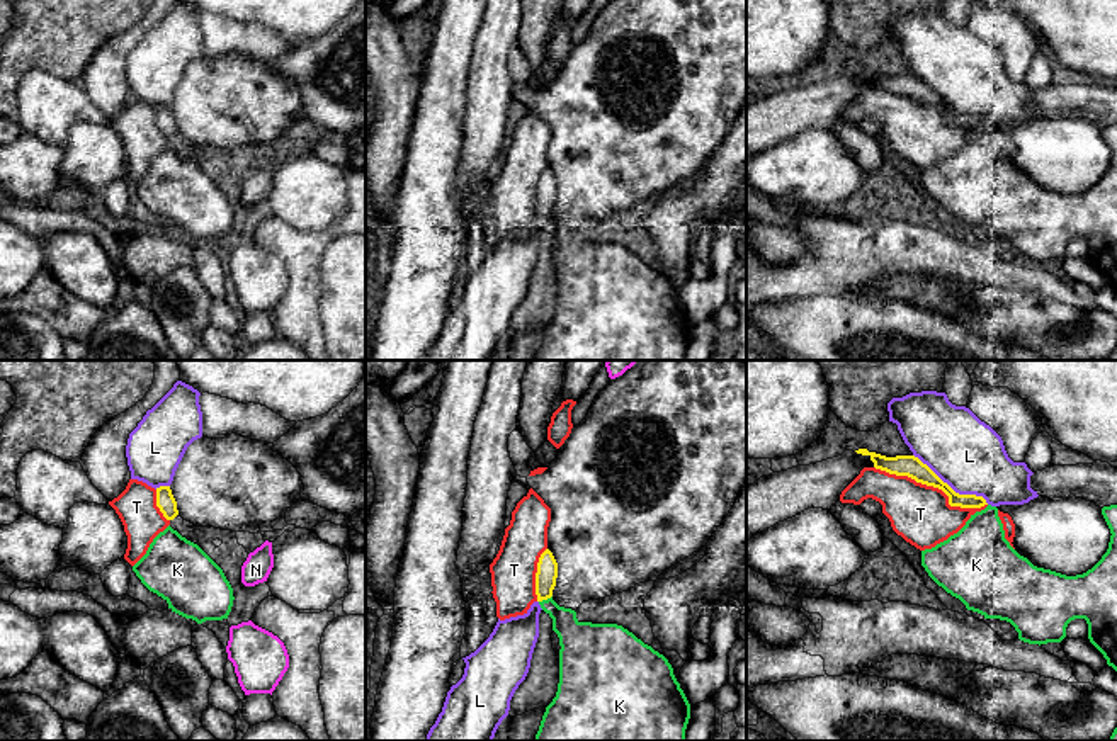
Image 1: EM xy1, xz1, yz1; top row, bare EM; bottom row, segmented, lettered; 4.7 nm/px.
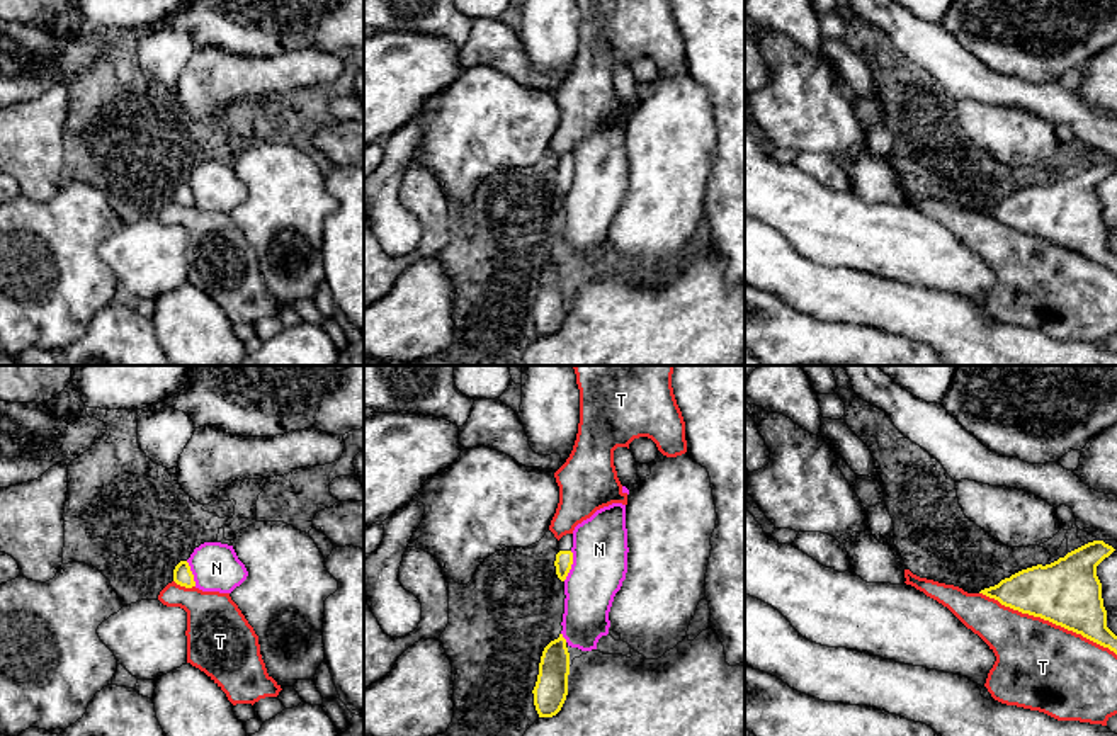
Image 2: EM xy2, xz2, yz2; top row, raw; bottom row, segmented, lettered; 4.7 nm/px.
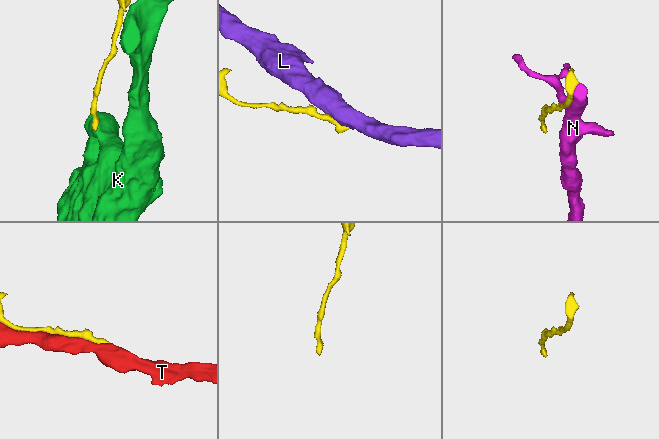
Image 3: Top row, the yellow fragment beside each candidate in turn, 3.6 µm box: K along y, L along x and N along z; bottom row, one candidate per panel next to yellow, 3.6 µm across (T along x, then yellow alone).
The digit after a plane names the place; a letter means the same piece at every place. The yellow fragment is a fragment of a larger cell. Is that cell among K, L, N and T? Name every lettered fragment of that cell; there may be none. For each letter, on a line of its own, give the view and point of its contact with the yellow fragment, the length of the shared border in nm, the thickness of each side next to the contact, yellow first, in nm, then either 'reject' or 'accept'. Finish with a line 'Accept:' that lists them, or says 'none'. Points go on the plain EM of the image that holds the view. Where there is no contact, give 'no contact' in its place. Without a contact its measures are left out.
K: xz1 (544, 218) | 70 nm | 100/180 nm | reject
L: yz1 (949, 106) | 420 nm | 100/340 nm | reject
N: xz2 (570, 186) | 150 nm | 80/260 nm | reject
T: yz2 (1048, 238) | 700 nm | 320/420 nm | reject
Accept: none

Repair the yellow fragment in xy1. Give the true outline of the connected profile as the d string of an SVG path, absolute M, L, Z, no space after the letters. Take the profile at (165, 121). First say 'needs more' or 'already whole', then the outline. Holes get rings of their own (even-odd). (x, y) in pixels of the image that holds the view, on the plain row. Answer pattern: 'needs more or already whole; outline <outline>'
already whole; outline M170 105L156 107L156 126L167 139L173 139L179 134L177 121L172 114Z

